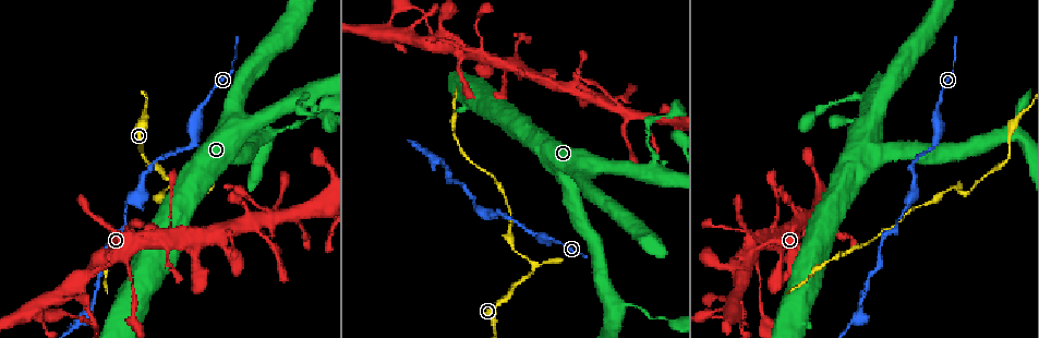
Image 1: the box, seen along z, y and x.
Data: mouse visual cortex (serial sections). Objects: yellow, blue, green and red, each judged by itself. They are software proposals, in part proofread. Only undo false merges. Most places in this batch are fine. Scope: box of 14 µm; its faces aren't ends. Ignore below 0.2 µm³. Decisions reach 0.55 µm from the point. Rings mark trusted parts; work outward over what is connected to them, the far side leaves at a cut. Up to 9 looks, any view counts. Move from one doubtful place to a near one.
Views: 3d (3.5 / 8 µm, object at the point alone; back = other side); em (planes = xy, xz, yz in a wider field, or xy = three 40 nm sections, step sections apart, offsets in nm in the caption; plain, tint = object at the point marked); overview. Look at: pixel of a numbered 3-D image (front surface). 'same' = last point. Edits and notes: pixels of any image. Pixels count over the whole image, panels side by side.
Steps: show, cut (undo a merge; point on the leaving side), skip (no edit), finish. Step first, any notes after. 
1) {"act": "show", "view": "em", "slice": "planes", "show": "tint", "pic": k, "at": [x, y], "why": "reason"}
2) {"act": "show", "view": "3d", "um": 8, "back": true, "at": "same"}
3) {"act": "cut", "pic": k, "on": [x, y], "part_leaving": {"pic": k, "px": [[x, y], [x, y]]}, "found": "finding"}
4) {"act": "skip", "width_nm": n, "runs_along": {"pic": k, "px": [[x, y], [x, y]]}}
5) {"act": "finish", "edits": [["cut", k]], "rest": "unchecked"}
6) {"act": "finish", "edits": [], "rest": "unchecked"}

{"act": "show", "view": "3d", "um": 3.5, "back": true, "pic": 1, "at": [532, 267], "why": "sharp bend"}

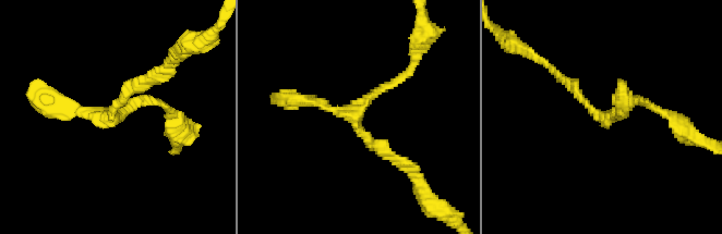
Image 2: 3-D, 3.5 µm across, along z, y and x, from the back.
{"act": "show", "view": "em", "slice": "xy", "step": 1, "show": "tint", "pic": 2, "at": [356, 120]}

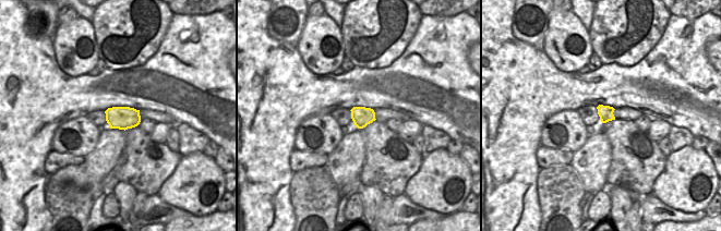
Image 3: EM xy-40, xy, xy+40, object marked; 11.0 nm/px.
{"act": "skip", "runs_along": {"pic": 2, "px": [[560, 74], [599, 114], [649, 105]]}, "found": "continuous, no second cell"}

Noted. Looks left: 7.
{"act": "show", "view": "3d", "um": 3.5, "pic": 1, "at": [752, 253], "why": "abrupt turn"}

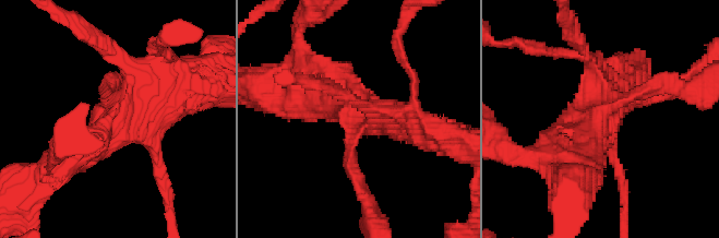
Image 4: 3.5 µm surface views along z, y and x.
{"act": "show", "view": "em", "slice": "xy", "step": 3, "show": "tint", "pic": 4, "at": [374, 120], "why": "shape alone is not enough"}

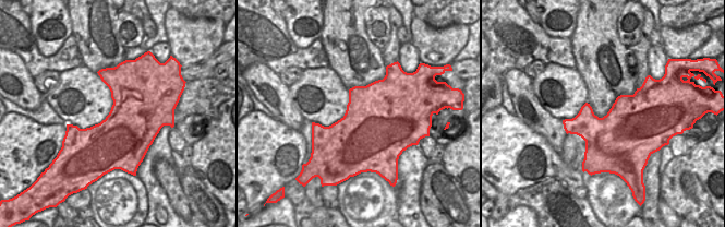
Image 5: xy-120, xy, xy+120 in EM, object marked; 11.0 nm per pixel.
{"act": "skip", "found": "all the same cell"}

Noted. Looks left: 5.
{"act": "show", "view": "3d", "um": 3.5, "pic": 1, "at": [88, 315], "why": "sharp bend"}

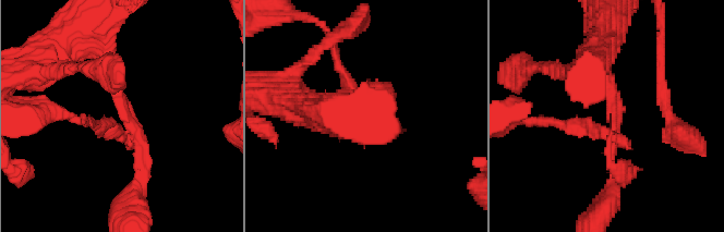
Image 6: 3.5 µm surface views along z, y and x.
{"act": "show", "view": "em", "slice": "xy", "step": 1, "show": "tint", "pic": 6, "at": [614, 109]}

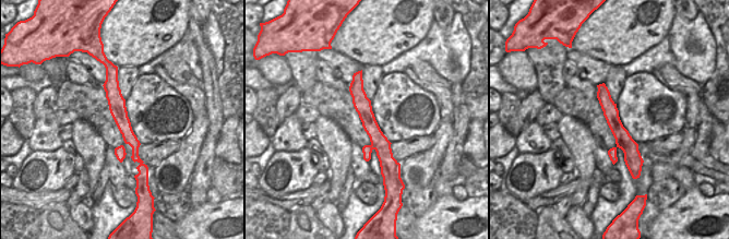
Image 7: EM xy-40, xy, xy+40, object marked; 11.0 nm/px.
{"act": "skip", "runs_along": {"pic": 7, "px": [[358, 74], [359, 99], [384, 162]]}, "found": "continuous, no second cell"}

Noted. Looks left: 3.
{"act": "show", "view": "3d", "um": 3.5, "pic": 1, "at": [217, 235]}

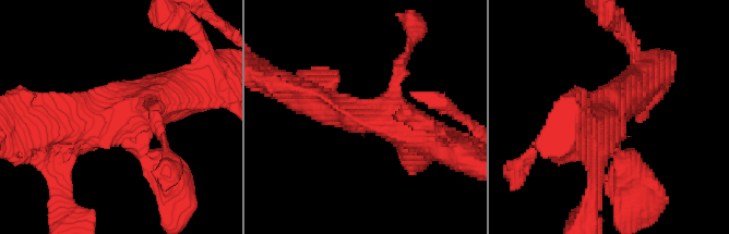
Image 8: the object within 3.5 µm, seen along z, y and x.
{"act": "skip", "runs_along": {"pic": 8, "px": [[296, 93], [423, 137]]}, "found": "one cell here"}

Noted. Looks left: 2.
{"act": "finish", "edits": [], "rest": "unchecked"}

